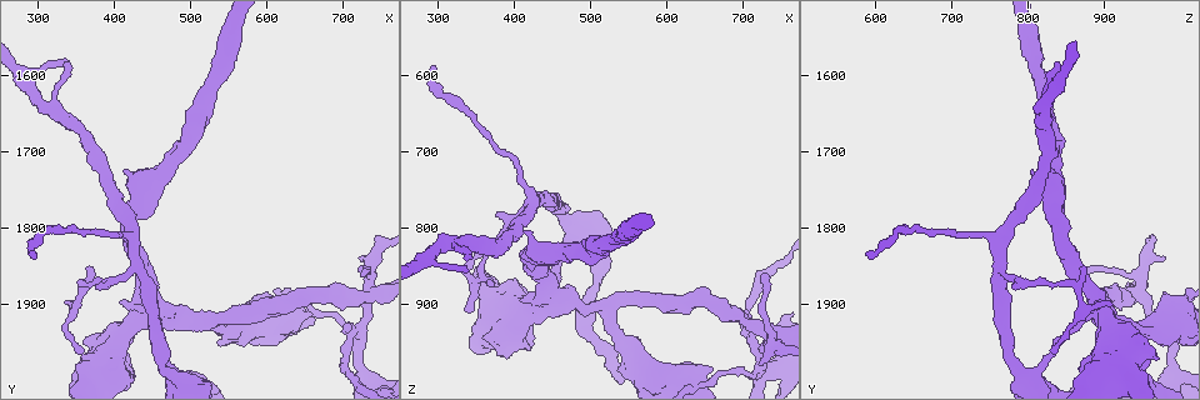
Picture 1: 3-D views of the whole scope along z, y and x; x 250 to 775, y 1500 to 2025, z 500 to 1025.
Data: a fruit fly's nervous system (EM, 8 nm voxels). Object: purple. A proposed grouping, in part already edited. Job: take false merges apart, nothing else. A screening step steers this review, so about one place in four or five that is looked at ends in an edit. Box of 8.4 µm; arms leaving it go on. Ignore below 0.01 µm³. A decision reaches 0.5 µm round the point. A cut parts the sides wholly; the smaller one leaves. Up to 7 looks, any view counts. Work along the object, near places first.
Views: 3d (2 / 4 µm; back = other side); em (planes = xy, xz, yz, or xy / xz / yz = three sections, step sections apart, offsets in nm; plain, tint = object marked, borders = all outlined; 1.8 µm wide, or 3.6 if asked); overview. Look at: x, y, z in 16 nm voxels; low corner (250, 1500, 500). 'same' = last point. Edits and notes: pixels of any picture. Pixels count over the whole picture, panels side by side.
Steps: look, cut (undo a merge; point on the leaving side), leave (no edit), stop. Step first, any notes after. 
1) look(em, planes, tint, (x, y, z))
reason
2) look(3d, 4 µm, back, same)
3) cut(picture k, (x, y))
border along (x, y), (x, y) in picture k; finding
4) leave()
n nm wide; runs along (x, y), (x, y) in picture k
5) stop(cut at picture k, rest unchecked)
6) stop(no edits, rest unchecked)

look(em, planes, tint, (730, 1995, 995))
abrupt turn

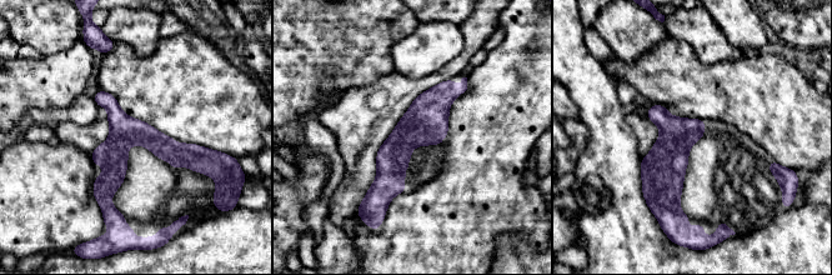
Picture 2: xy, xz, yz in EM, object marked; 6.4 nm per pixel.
leave()
runs along (464, 81), (399, 145), (374, 199) in picture 2; all the same cell

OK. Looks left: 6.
look(em, xy, step 16, tint, (735, 1895, 935))
sharp bend

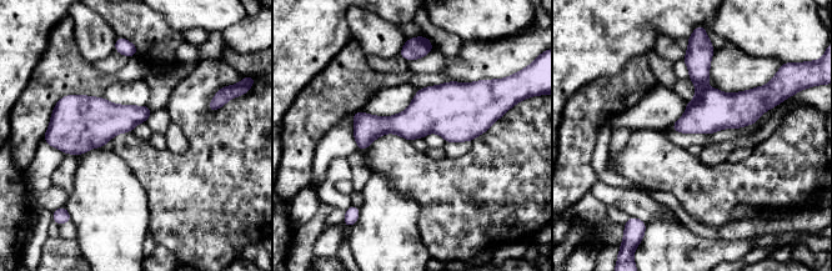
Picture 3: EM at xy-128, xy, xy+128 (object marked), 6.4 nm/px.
look(em, planes, tint, same)

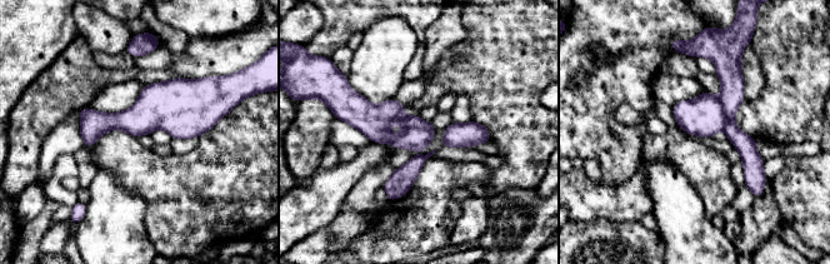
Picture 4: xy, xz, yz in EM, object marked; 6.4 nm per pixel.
cut(picture 4, (731, 96))
200 nm wide; the part that leaves runs along (713, 56), (750, 184) in picture 4; two cells meet here

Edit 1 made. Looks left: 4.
stop(cut at picture 4, rest unchecked)

